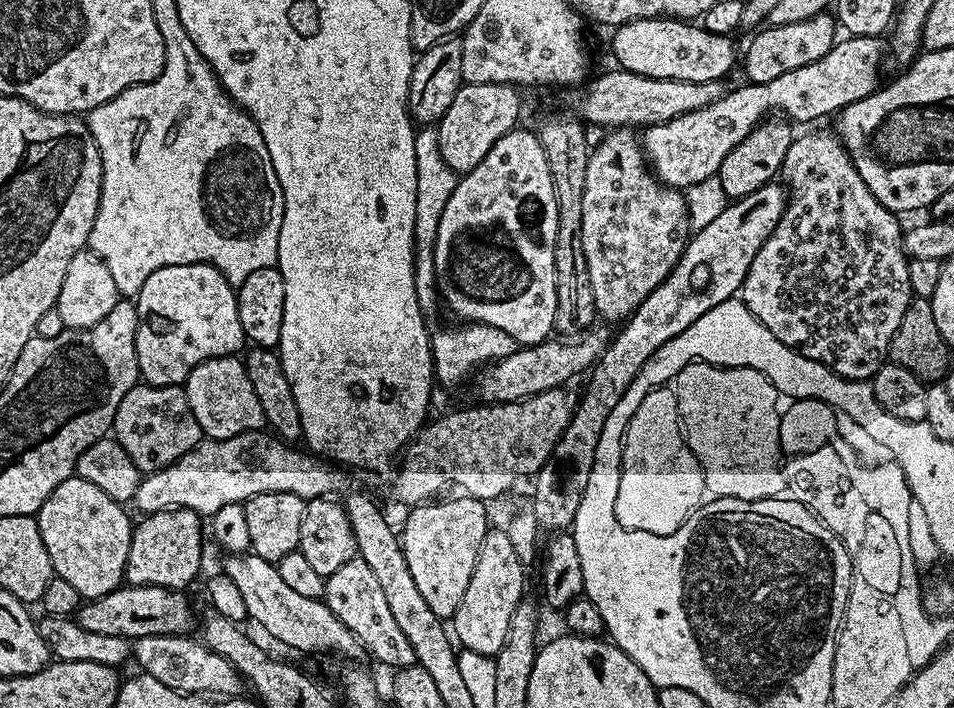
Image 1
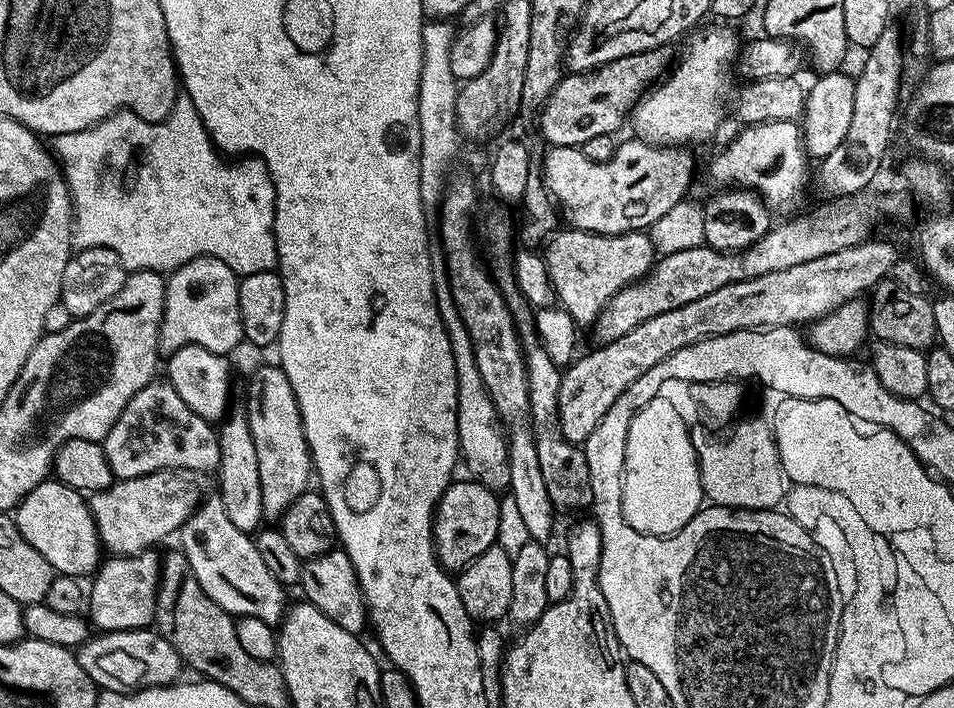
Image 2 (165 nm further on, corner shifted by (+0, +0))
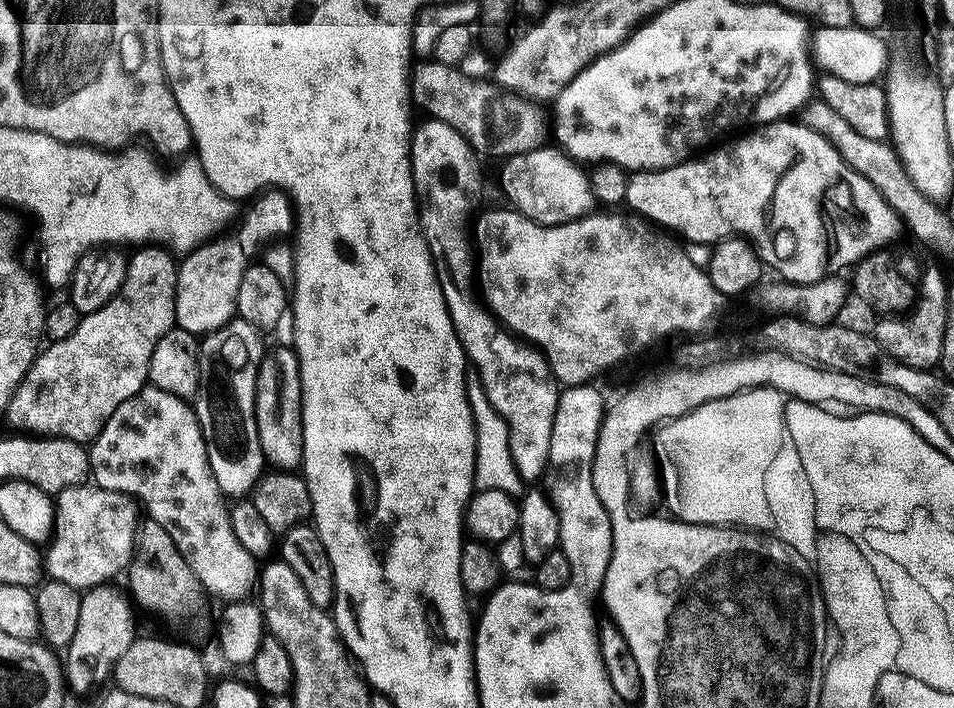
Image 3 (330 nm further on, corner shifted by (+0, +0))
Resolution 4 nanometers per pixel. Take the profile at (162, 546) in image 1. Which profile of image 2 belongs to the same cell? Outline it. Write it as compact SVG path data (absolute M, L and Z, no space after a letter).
M155 551L133 556L113 555L105 559L91 577L92 588L86 592L86 616L93 629L100 632L121 632L148 628L156 619L156 591L160 585L161 557Z

